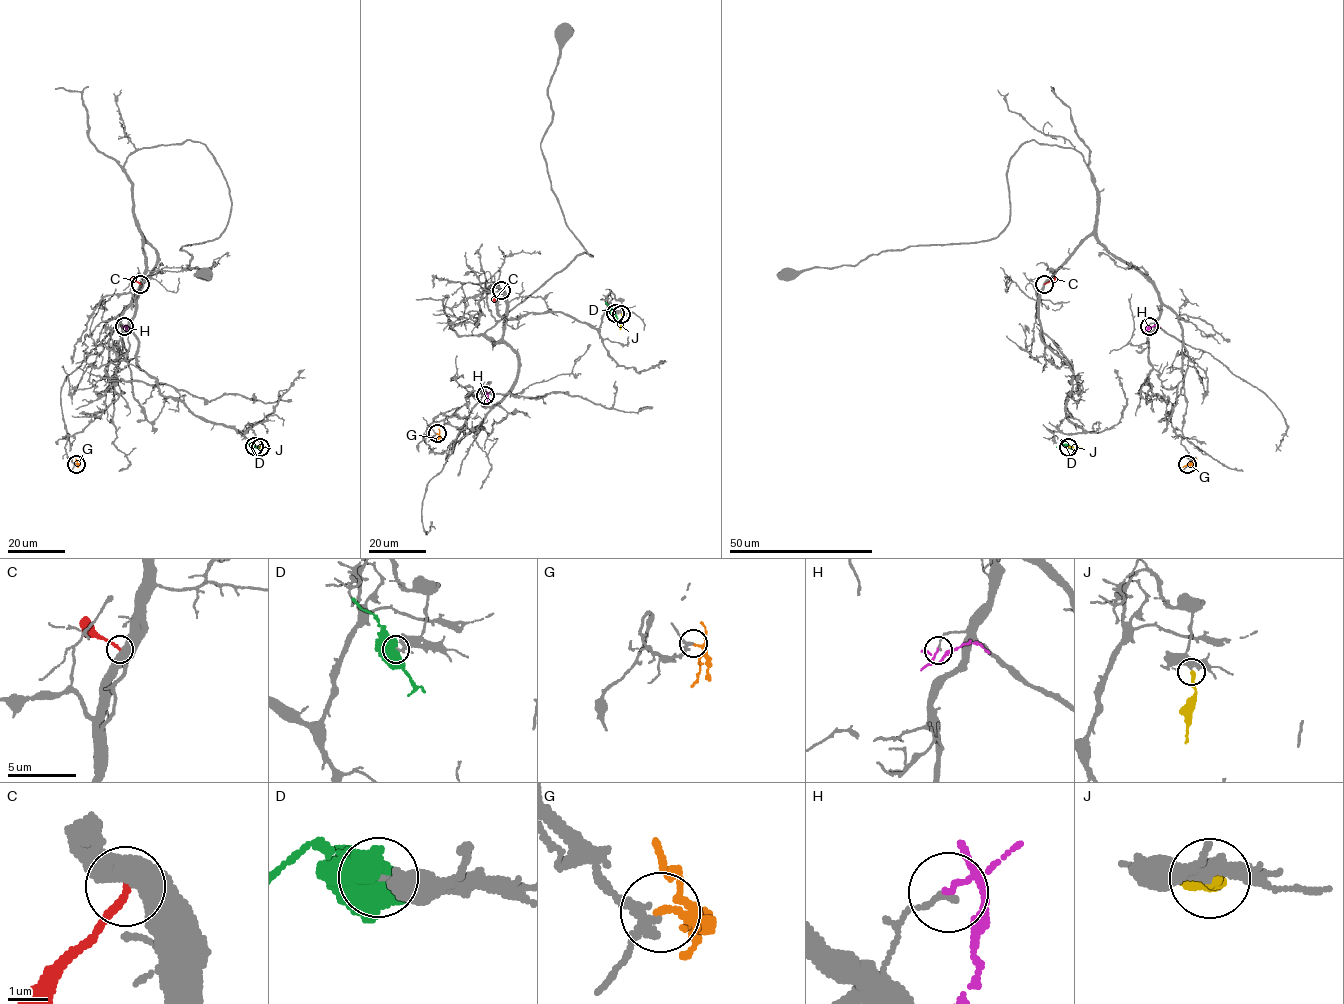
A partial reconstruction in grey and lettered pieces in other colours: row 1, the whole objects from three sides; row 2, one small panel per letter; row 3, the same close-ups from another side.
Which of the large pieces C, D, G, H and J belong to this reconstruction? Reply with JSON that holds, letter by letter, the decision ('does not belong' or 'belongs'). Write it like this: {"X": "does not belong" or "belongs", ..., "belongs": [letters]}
{"C": "does not belong", "D": "does not belong", "G": "does not belong", "H": "does not belong", "J": "belongs", "belongs": ["J"]}

